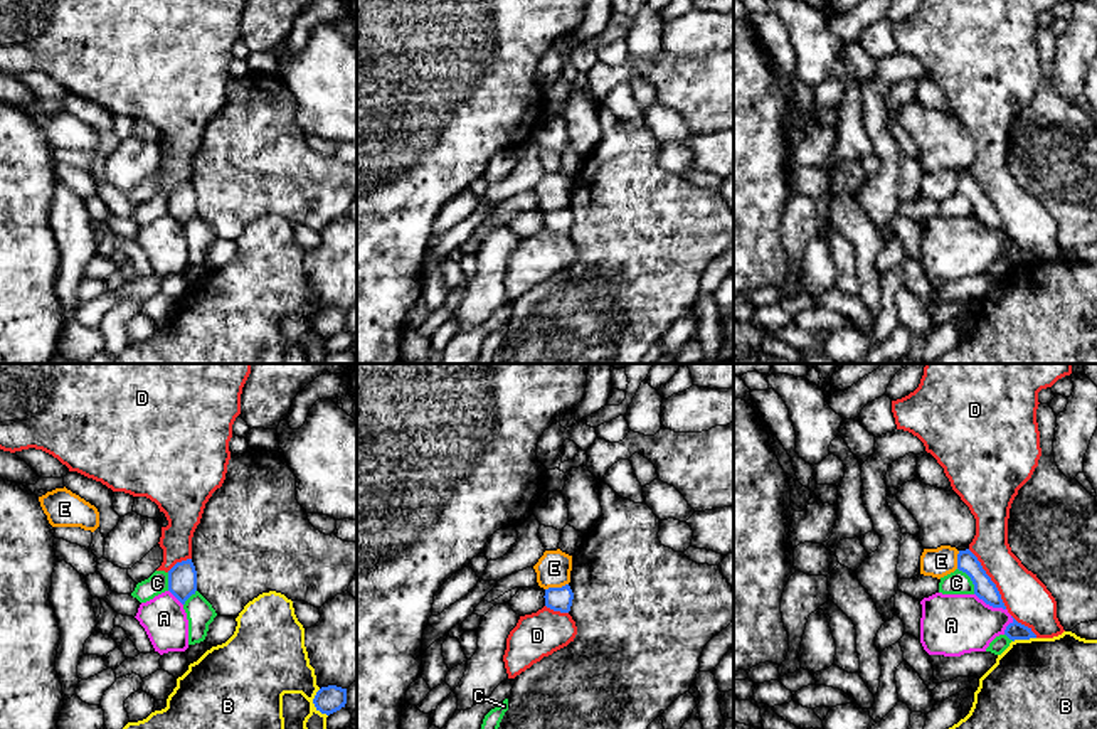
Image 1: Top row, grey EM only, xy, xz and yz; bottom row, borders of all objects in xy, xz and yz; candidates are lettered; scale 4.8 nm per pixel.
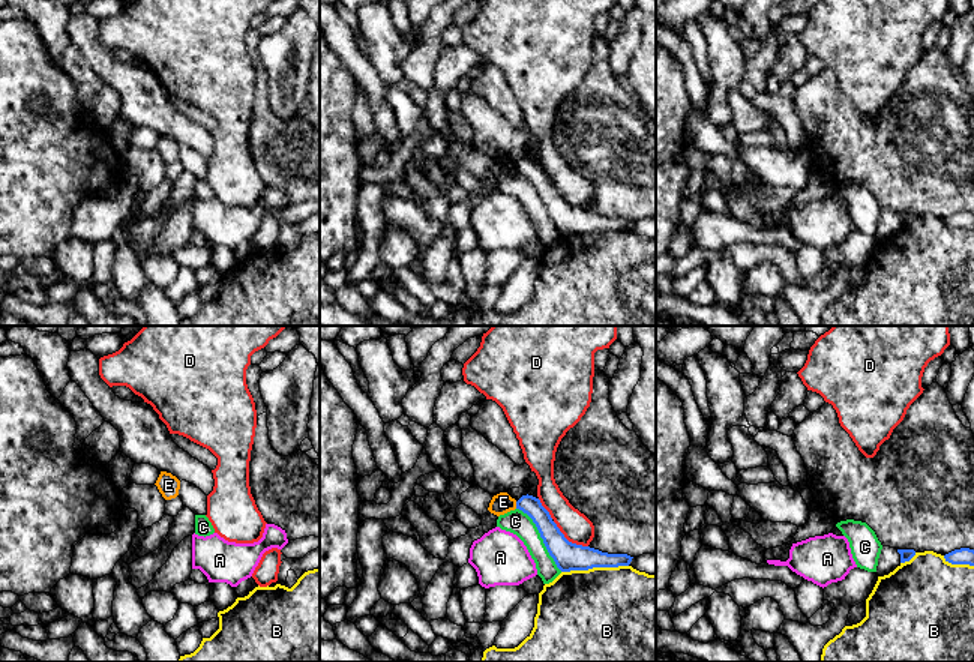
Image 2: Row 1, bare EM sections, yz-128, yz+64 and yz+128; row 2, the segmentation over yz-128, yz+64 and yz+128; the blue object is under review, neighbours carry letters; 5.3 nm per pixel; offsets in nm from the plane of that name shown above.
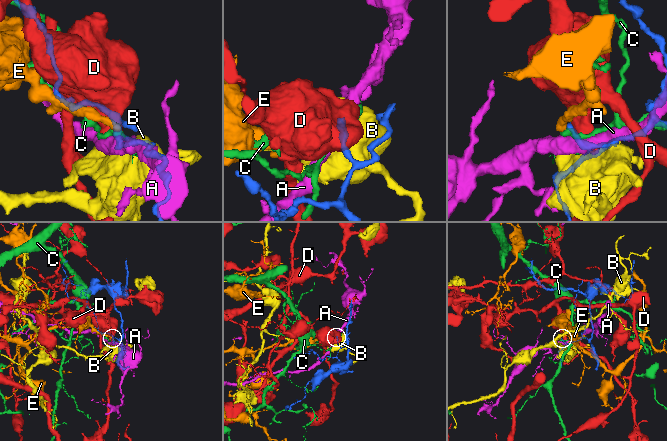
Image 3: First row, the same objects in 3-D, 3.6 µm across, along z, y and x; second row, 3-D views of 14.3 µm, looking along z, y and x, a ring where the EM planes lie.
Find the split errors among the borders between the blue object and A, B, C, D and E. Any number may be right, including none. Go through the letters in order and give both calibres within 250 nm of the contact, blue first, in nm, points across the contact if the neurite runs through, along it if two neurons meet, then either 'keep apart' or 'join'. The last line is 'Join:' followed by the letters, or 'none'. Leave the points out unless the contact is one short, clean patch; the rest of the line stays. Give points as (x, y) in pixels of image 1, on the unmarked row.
A: calibres 100 and 300 nm; keep apart
B: calibres 130 and 300 nm; keep apart
C: calibres 100 and 110 nm; border yz (958, 191), (969, 201), (975, 216); keep apart
D: calibres 100 and 220 nm; keep apart
E: calibres 110 and 160 nm; border xz (567, 206), (545, 212); keep apart
Join: none

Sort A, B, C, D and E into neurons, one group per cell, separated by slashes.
A / B / C / D / E

